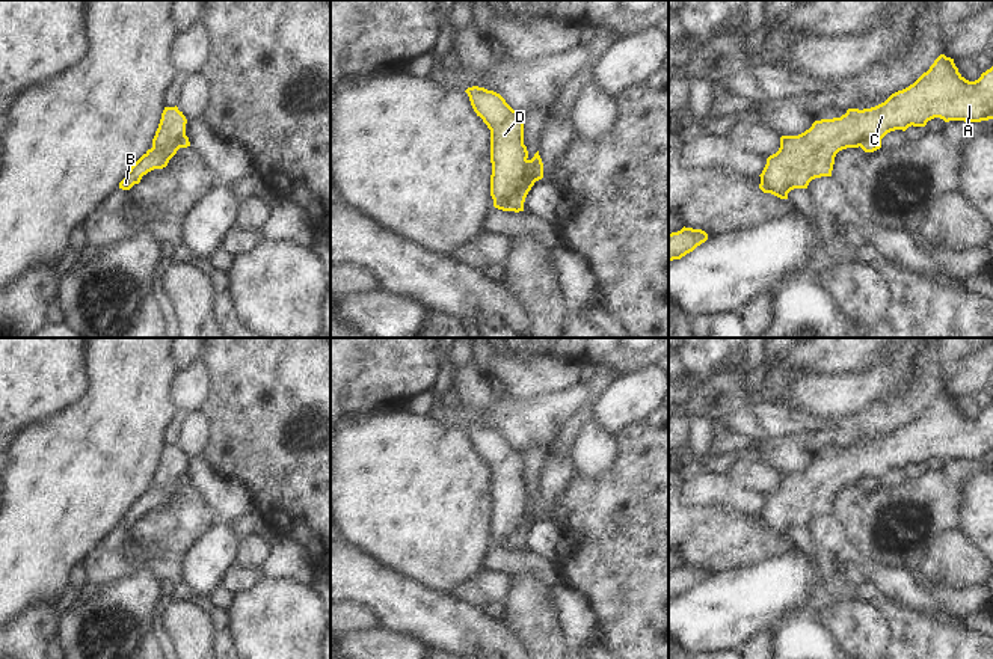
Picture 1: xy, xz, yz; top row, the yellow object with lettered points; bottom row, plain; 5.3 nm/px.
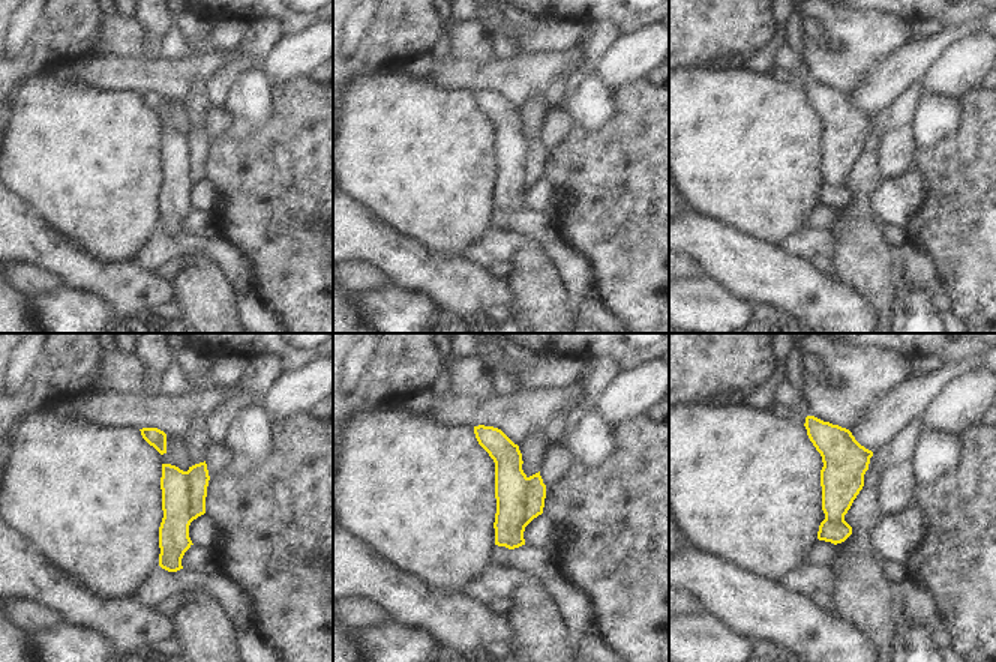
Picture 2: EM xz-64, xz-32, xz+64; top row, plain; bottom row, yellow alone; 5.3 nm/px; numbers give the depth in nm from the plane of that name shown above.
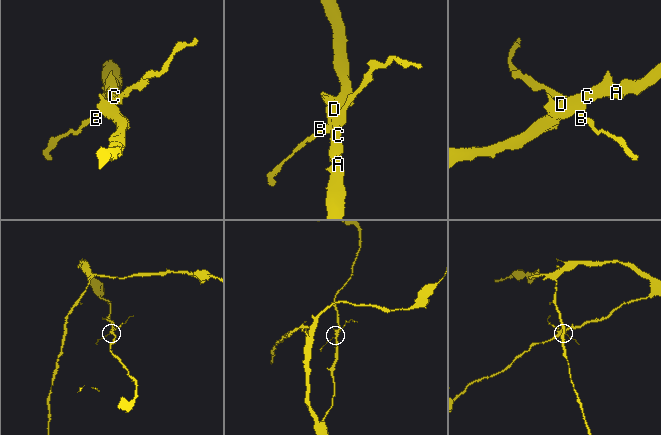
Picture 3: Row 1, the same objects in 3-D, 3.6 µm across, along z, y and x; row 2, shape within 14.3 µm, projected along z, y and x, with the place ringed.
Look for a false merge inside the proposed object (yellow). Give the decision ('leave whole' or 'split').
split

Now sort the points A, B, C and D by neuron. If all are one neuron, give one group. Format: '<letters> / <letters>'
A C D / B

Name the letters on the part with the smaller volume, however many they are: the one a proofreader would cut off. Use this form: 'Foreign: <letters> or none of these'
Foreign: B

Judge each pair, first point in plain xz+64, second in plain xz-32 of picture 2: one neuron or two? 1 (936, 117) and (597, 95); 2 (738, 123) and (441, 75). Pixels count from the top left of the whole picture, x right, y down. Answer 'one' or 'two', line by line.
1: one
2: two

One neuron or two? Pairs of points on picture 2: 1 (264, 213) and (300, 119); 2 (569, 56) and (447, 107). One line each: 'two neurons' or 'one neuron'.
1: one neuron
2: two neurons

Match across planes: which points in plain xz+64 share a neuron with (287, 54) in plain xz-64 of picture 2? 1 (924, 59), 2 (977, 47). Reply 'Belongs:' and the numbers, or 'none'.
Belongs: 2

